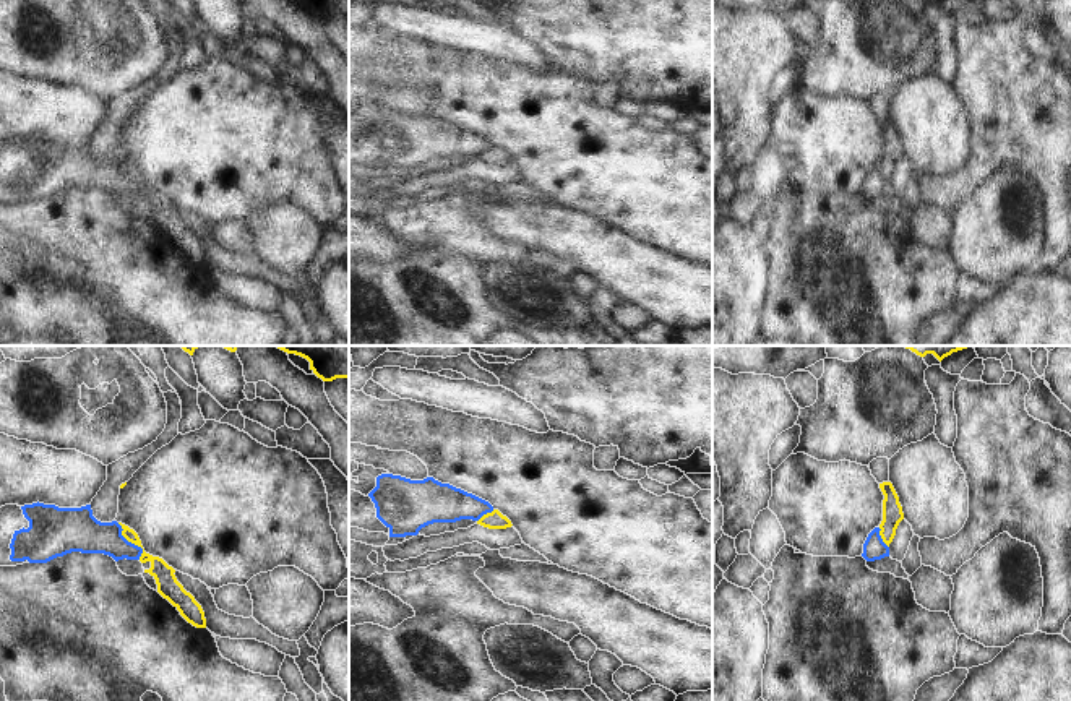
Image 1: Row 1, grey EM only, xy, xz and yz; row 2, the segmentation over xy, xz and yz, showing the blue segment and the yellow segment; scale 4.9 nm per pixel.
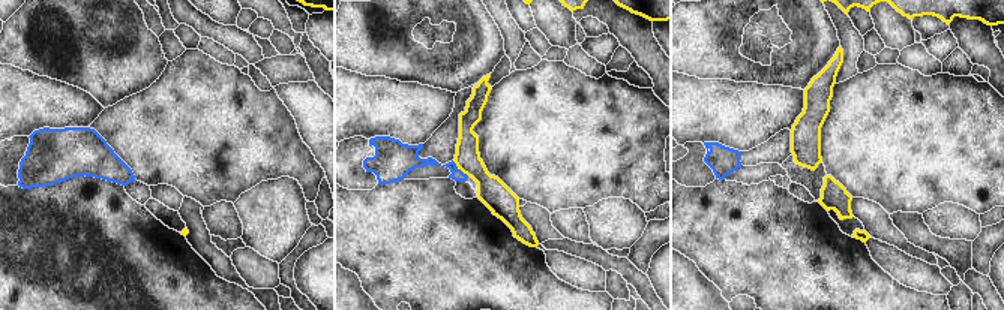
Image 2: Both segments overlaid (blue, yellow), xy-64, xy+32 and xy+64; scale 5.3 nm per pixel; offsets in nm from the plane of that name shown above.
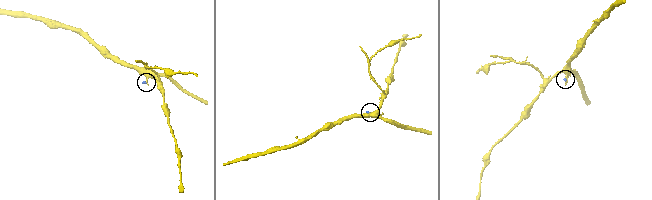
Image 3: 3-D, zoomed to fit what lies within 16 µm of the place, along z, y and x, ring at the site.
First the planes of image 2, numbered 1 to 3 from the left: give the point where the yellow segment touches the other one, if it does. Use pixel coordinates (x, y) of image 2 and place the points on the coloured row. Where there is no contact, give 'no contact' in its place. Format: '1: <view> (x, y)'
1: no contact
2: xy+32 (459, 169)
3: no contact

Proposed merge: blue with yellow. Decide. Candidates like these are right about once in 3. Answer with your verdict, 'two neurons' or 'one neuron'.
two neurons

